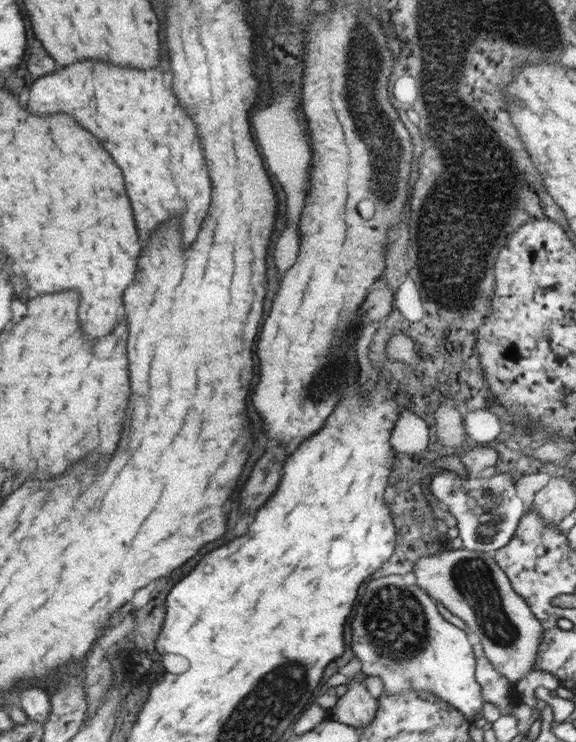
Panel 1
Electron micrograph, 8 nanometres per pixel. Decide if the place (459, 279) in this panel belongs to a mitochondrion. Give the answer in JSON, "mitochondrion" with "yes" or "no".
{"mitochondrion":"yes"}

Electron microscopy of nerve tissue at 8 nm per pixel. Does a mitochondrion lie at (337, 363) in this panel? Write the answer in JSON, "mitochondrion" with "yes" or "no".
{"mitochondrion":"yes"}

